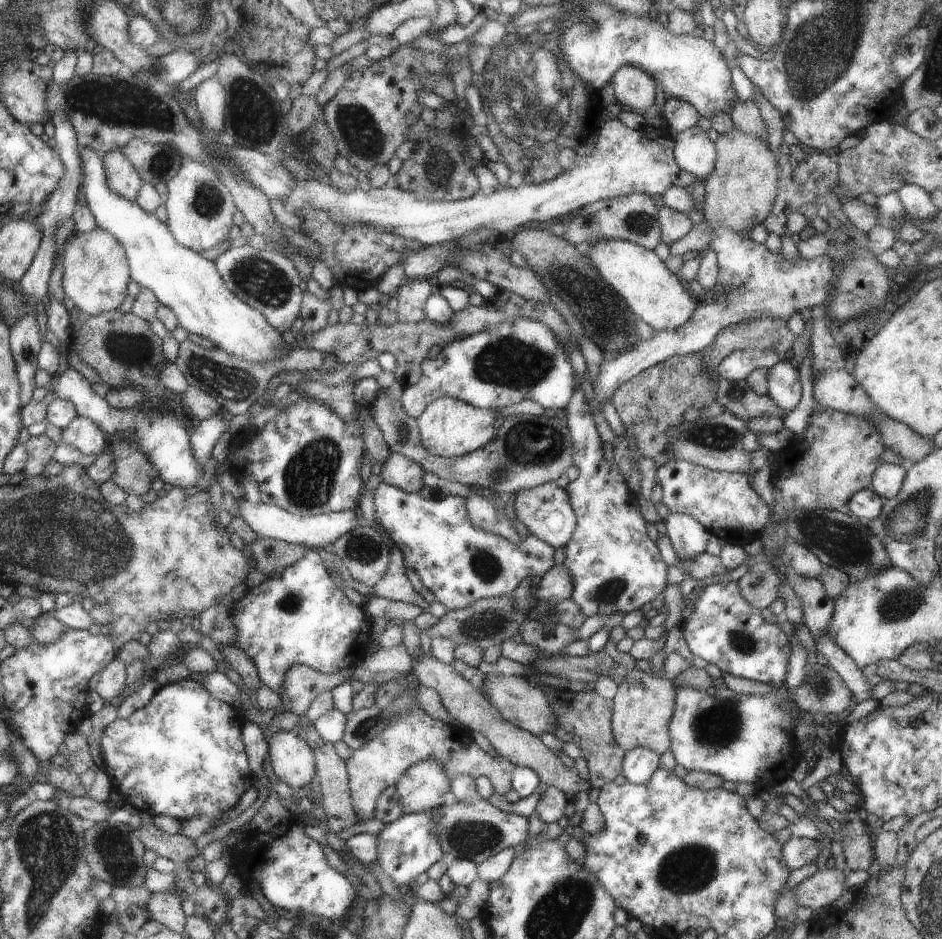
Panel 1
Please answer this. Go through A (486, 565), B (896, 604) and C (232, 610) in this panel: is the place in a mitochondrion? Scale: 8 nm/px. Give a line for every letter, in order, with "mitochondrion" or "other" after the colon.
A: mitochondrion
B: mitochondrion
C: other

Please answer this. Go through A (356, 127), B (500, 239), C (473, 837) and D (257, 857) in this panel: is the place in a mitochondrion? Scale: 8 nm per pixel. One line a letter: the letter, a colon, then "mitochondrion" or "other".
A: mitochondrion
B: other
C: mitochondrion
D: other

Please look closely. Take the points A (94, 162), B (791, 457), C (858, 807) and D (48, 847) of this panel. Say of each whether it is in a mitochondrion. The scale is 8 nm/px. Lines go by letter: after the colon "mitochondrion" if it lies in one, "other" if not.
A: other
B: other
C: other
D: mitochondrion

